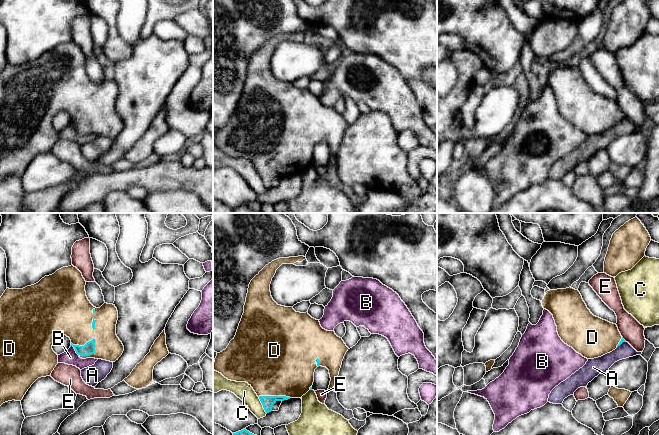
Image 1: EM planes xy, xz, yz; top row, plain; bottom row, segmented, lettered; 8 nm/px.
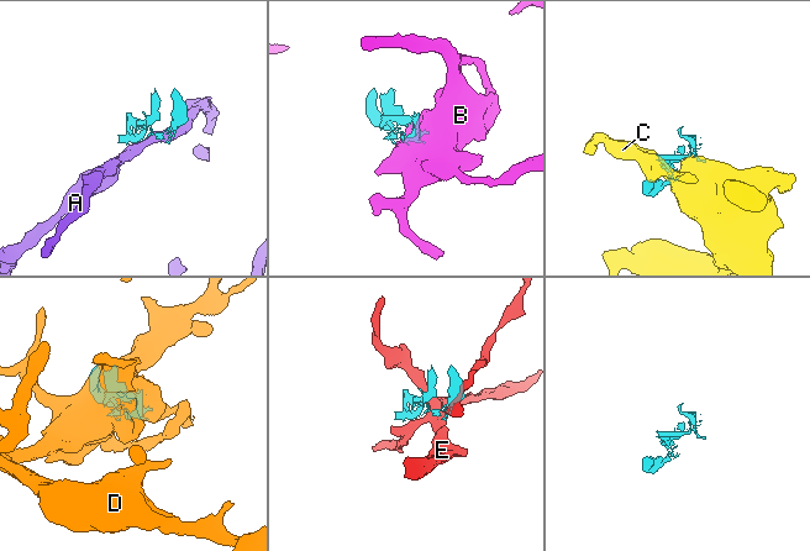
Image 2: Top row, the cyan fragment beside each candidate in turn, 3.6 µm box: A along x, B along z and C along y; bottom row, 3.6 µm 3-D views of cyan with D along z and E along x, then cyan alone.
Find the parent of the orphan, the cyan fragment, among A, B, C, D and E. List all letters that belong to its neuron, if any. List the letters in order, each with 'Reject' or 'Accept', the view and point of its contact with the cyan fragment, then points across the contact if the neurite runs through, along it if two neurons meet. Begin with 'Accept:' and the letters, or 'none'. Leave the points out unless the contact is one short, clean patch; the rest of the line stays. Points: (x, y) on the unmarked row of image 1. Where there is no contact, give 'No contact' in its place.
Accept: D
A: Reject. Touches cyan at yz (621, 119). Boundary: yz (625, 117), (617, 123)
B: Reject. Touches cyan at xy (75, 126)
C: Reject. Touches cyan at xz (262, 180)
D: Accept. Touches cyan at xy (89, 117)
E: Reject. Touches cyan at yz (622, 114)

